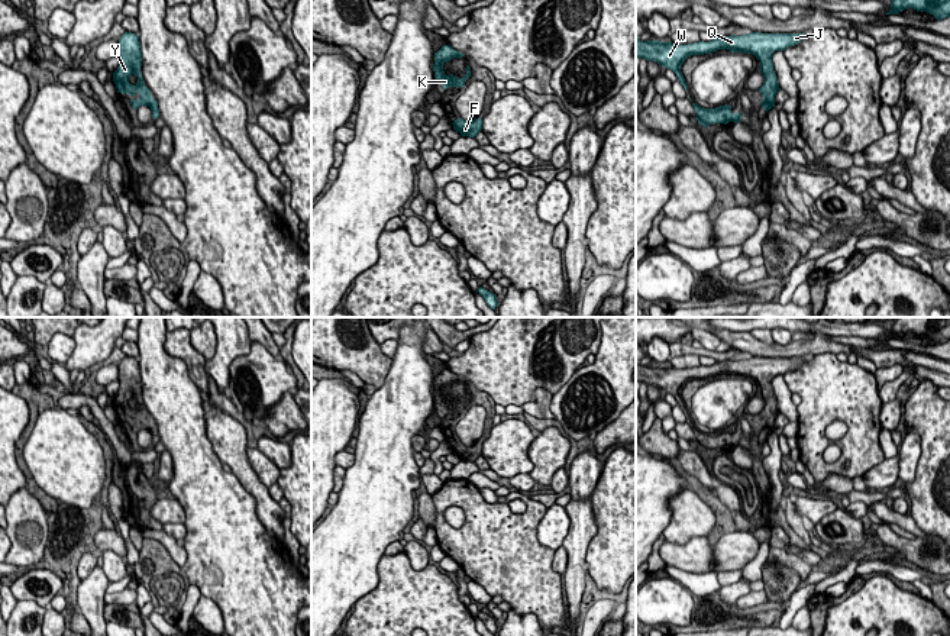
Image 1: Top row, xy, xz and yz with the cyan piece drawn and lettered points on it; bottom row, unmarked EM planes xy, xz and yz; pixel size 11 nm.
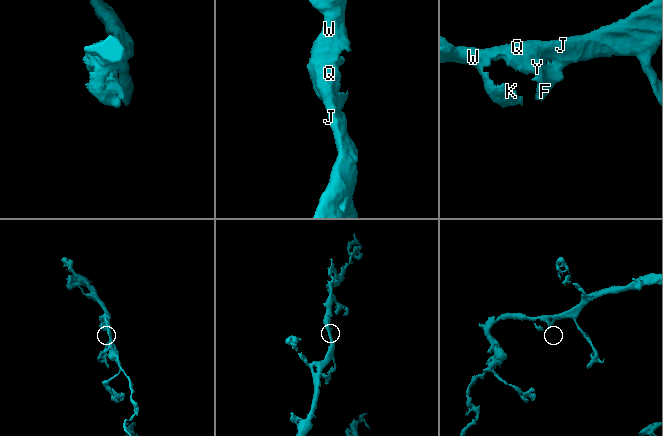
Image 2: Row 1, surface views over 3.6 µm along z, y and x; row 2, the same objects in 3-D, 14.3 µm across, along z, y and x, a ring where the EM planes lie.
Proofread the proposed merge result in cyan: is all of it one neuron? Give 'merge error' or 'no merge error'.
no merge error

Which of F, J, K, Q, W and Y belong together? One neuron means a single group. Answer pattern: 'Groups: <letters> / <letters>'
Groups: F J K Q W Y

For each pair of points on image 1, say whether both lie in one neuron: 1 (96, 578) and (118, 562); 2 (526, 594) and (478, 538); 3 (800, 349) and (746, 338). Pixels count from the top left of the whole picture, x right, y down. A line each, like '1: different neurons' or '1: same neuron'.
1: different neurons
2: same neuron
3: same neuron

